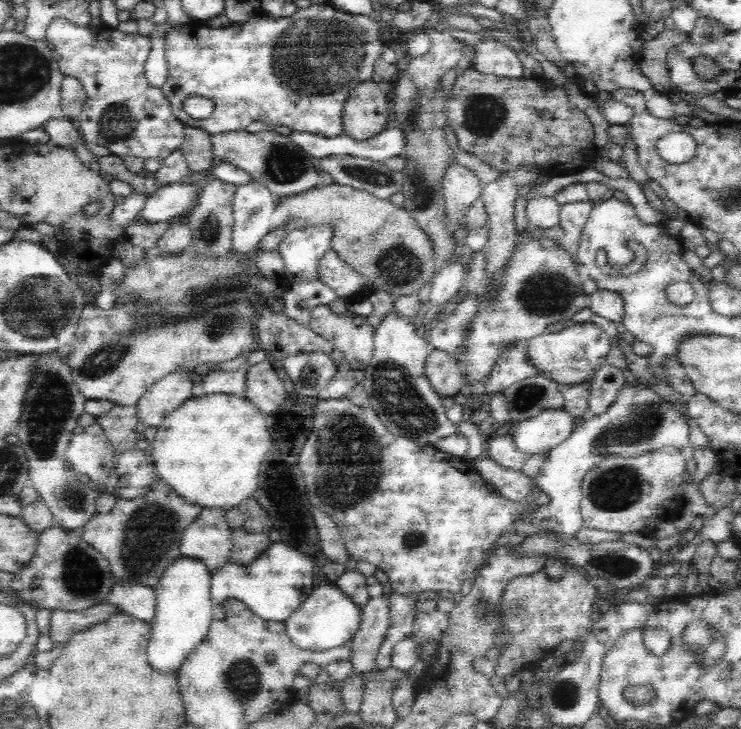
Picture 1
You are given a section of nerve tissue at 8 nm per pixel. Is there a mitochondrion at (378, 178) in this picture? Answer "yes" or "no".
yes

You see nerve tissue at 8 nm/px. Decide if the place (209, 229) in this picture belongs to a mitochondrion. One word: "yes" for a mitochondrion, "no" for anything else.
yes

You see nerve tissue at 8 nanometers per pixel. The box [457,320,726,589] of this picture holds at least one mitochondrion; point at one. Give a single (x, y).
(642, 425)

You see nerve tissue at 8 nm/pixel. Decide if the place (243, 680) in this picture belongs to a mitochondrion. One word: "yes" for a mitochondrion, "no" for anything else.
yes

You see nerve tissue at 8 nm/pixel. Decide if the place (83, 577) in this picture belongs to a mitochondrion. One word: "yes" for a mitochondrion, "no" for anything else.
yes

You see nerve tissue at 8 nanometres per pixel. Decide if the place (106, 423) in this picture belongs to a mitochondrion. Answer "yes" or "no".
no

